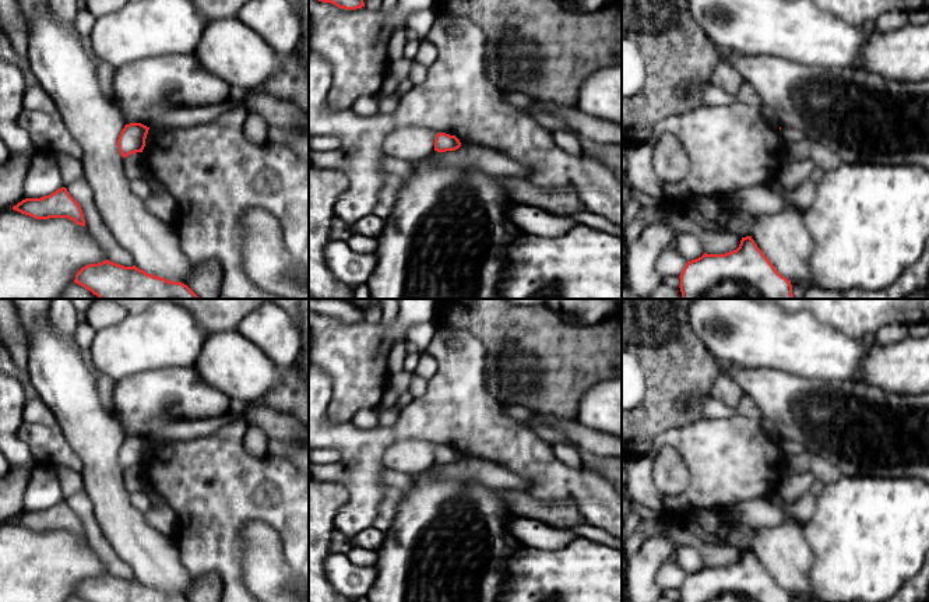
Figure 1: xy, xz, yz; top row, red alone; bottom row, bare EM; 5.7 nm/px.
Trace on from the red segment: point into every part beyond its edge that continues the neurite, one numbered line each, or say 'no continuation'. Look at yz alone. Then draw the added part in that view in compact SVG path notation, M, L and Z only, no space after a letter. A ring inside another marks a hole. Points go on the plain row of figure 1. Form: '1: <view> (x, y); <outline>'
1: yz (688, 558); M680 546L675 553L678 564L687 573L696 573L704 567L701 555L693 546Z

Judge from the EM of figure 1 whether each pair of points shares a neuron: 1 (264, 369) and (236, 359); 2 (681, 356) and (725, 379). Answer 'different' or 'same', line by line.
1: same
2: different

